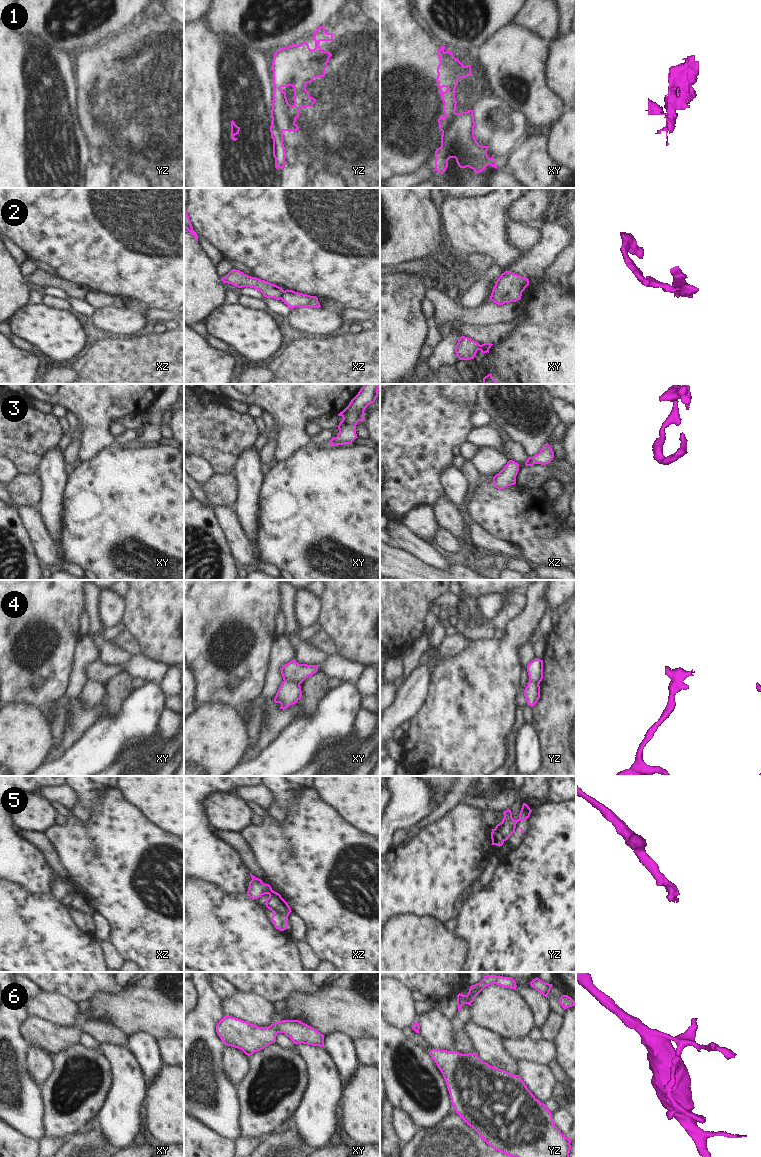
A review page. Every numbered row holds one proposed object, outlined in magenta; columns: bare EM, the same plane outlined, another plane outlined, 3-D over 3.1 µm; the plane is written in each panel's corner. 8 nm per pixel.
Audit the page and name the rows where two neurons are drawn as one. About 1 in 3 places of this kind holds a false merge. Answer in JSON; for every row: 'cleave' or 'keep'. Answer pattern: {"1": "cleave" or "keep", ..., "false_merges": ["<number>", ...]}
{"1": "cleave", "2": "cleave", "3": "keep", "4": "cleave", "5": "cleave", "6": "keep", "false_merges": ["1", "2", "4", "5"]}

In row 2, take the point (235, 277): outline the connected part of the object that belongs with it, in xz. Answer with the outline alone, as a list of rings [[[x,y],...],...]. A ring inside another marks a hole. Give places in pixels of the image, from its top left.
[[[232,269],[225,277],[222,278],[223,283],[232,284],[238,288],[250,287],[260,291],[266,298],[274,298],[280,300],[284,290],[268,281],[251,277],[243,272]]]

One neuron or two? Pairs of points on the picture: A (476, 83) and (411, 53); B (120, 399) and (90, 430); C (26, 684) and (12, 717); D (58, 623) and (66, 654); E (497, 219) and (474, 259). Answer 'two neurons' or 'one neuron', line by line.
A: one neuron
B: one neuron
C: two neurons
D: one neuron
E: two neurons

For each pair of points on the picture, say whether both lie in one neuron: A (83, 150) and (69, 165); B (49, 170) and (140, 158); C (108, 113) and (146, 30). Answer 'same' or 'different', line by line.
A: same
B: different
C: same

